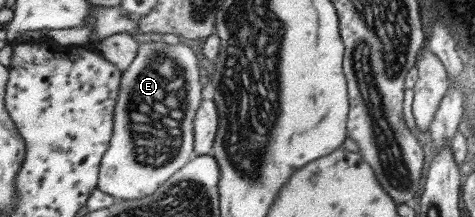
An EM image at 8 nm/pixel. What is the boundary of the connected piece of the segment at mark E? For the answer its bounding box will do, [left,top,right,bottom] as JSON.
[96,41,204,200]

